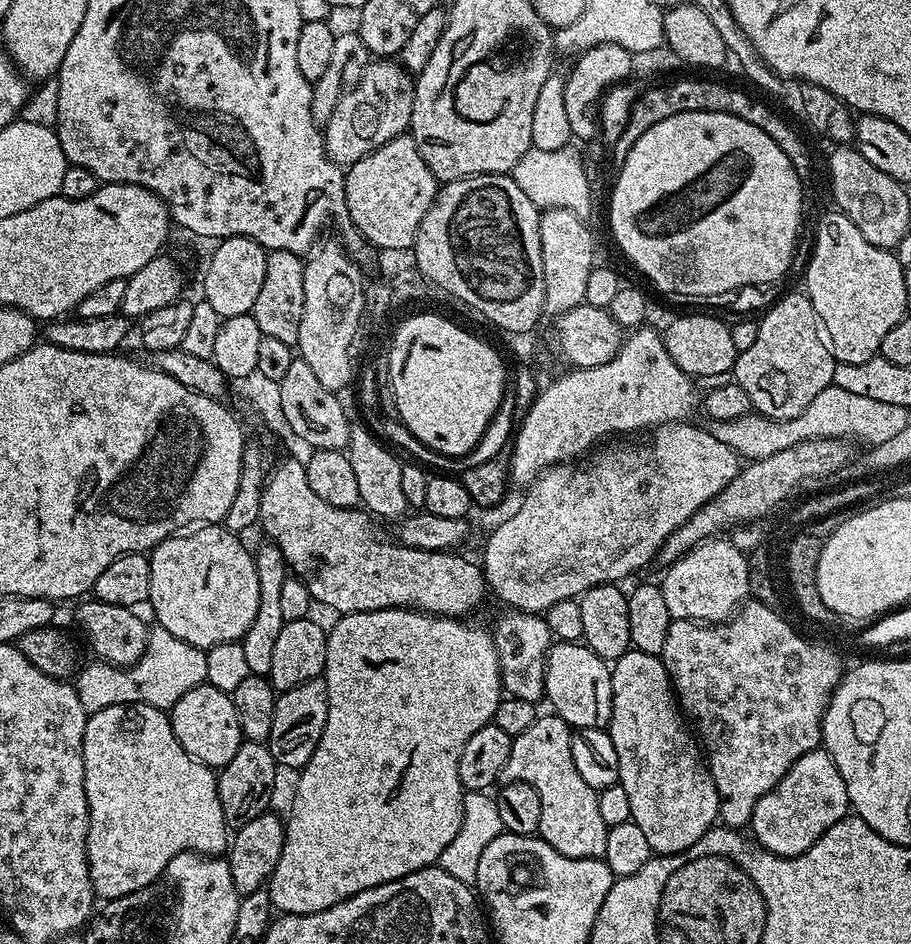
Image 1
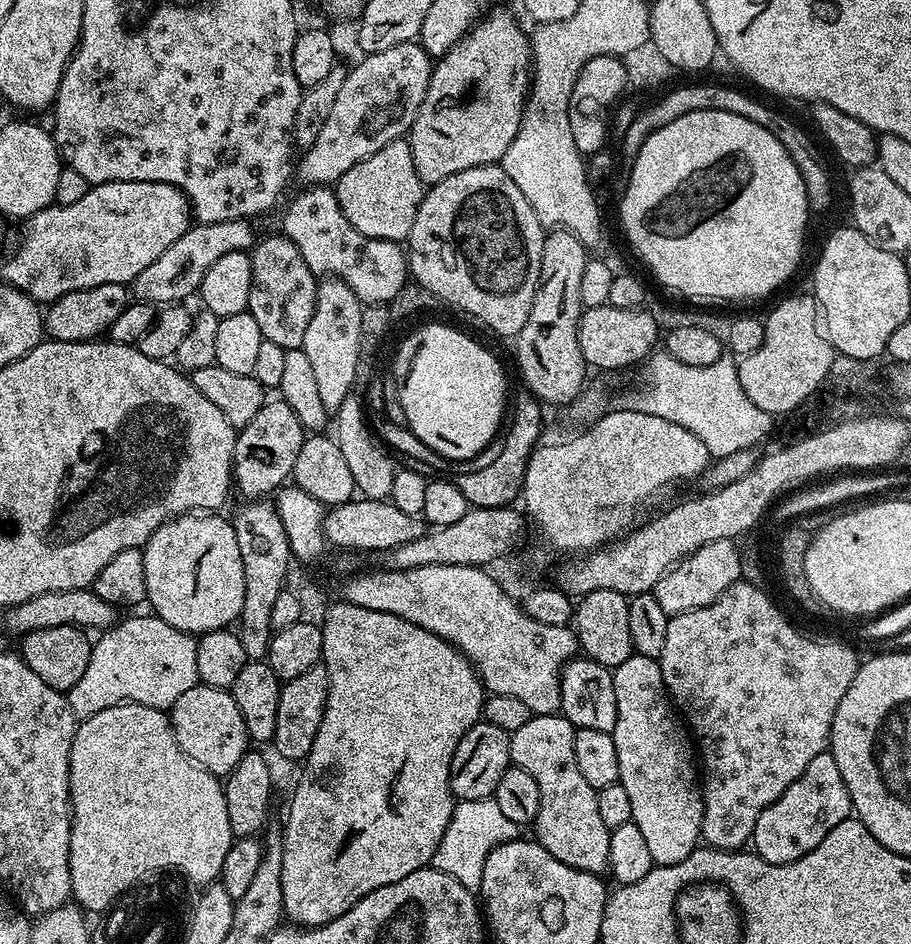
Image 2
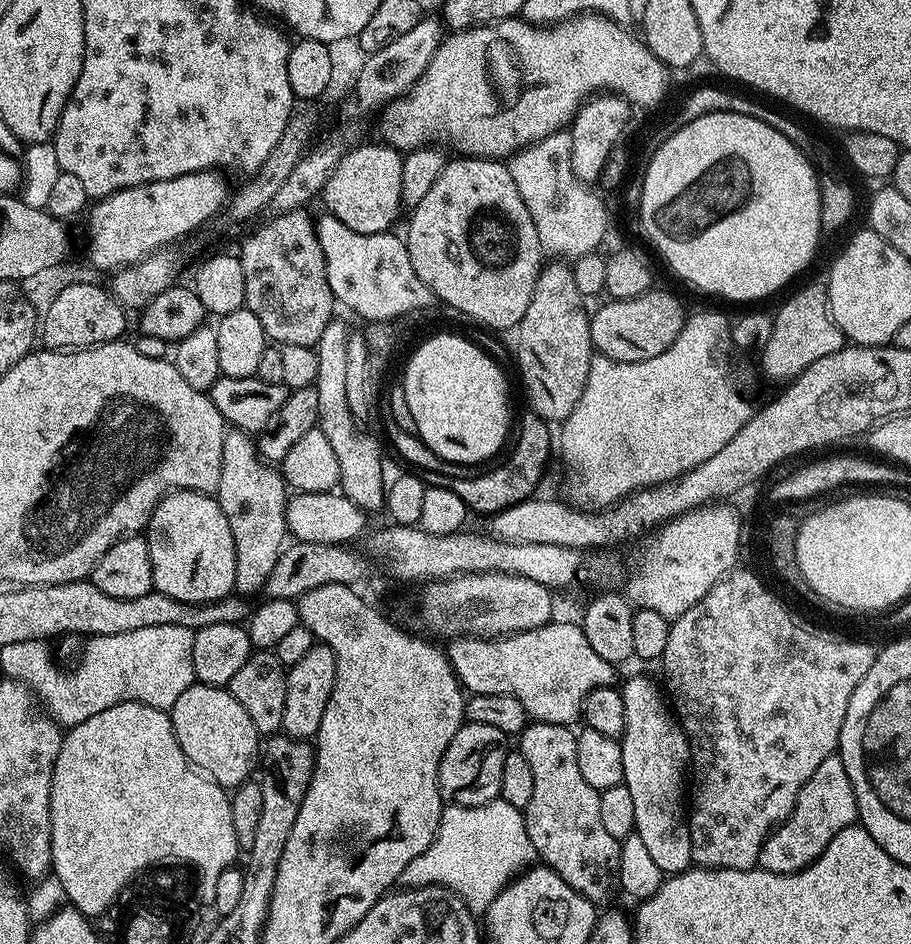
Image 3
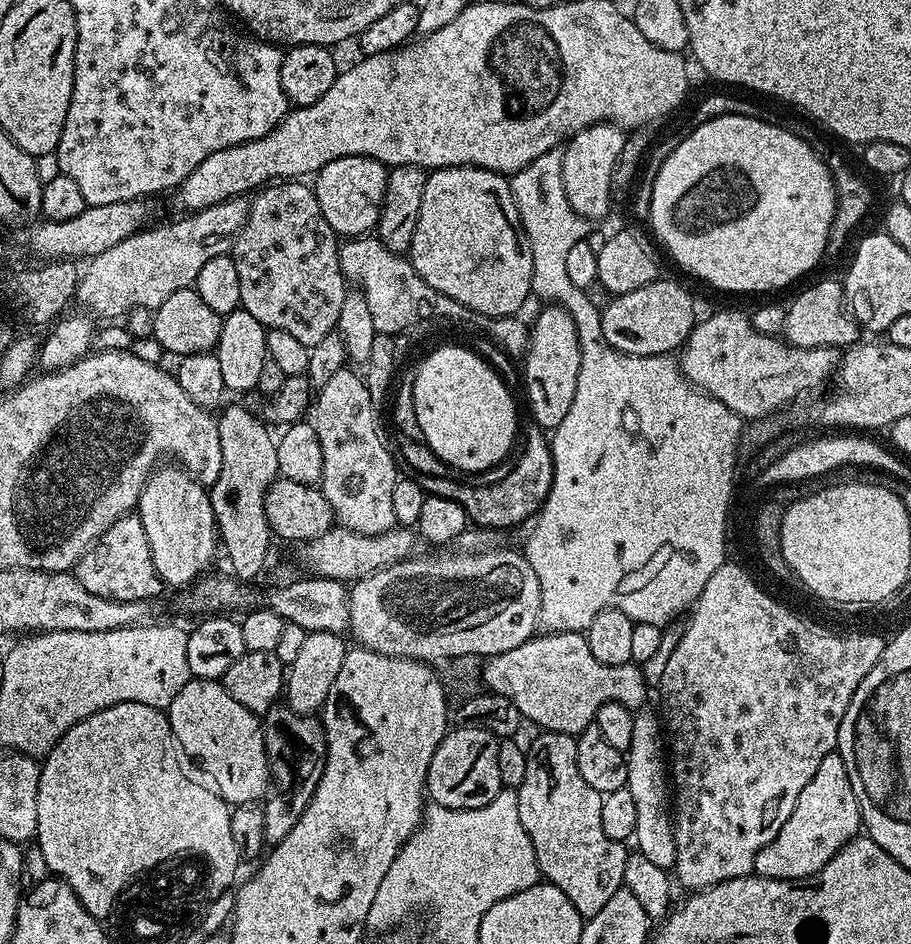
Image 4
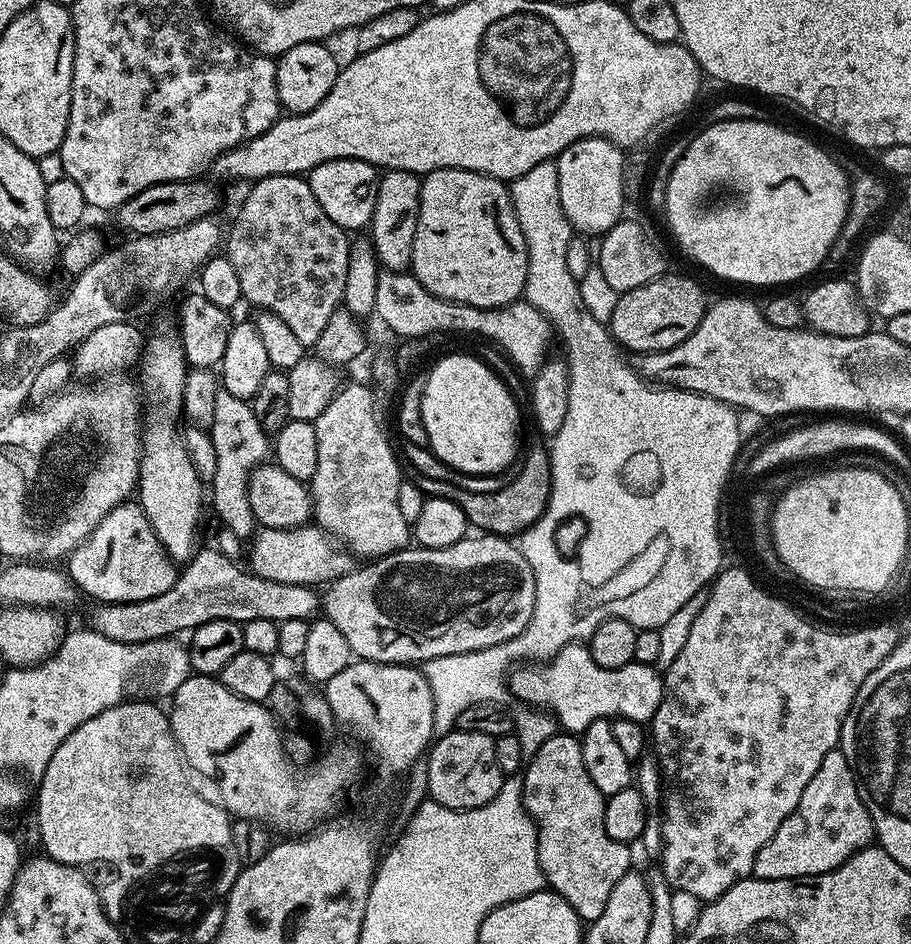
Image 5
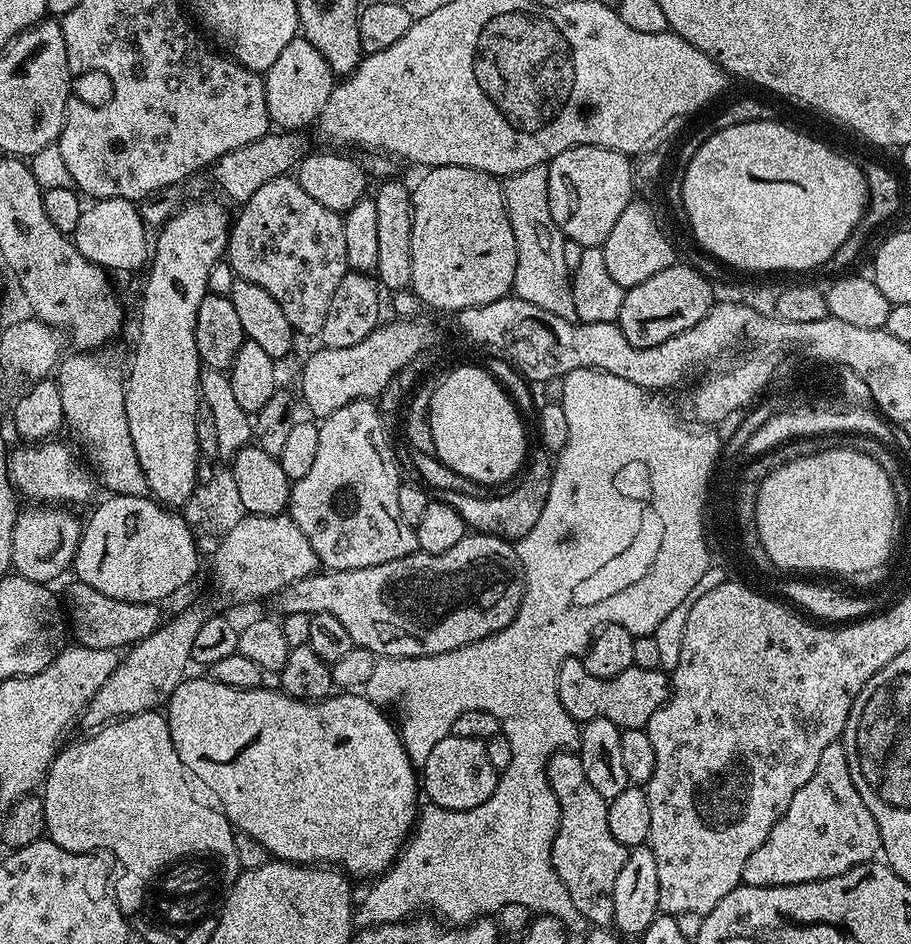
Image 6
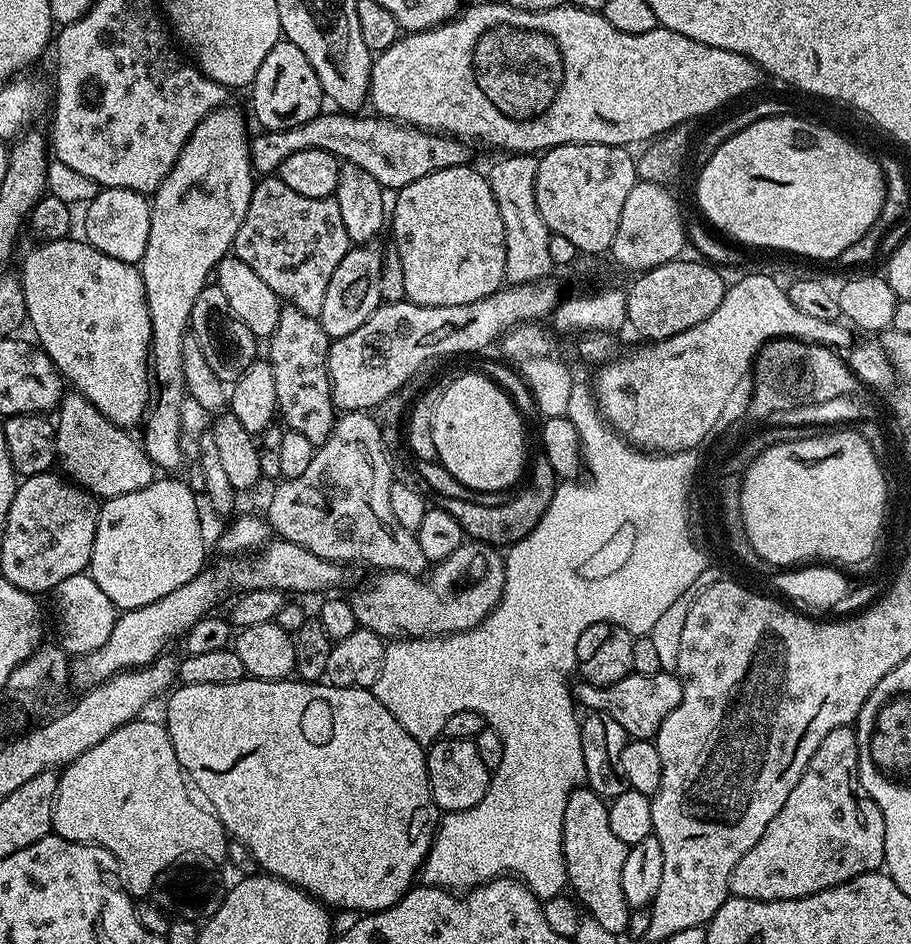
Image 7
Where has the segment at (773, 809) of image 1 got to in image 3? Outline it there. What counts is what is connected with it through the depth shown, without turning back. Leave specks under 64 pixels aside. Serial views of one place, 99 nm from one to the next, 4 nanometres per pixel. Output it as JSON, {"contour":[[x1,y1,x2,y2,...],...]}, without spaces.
{"contour":[[833,754,818,765,818,770,810,774,810,782,798,790,798,798,792,807,792,813,785,818,764,840,760,851,759,867,774,874,790,874,800,872,810,866,830,846,830,838,838,834,838,830,846,830,857,823,856,795,854,786,850,786,850,774,846,774,846,766,842,766,842,758]]}

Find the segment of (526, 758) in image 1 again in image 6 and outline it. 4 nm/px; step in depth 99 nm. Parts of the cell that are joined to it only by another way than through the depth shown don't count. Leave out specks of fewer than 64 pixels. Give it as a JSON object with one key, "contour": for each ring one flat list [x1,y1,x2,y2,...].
{"contour":[[565,750,552,755,548,763,548,781,560,807,560,821,552,843,554,870,558,878,562,878,562,886,566,886,570,893,570,902,574,902,574,910,585,916,589,925,608,928,614,918,614,882,618,878,618,870,622,870,626,862,629,849,624,848,622,842,614,838,614,834,610,834,610,822,606,822,608,801,602,798,602,794,598,794,598,790,594,790,594,786,590,786,586,770,582,770,582,762,575,751]]}

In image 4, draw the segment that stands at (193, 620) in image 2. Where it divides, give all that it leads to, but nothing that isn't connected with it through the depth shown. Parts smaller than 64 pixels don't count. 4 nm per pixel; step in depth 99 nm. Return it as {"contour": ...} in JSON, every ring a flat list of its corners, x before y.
{"contour":[[160,466,148,478,148,484,142,490,138,505,138,515,142,522,142,530,146,530,146,542,150,542,154,570,160,578,161,585,172,588,187,589,196,583,218,556,218,533,216,519,212,509,212,497,209,489,201,484,191,472,180,466,164,468]]}

